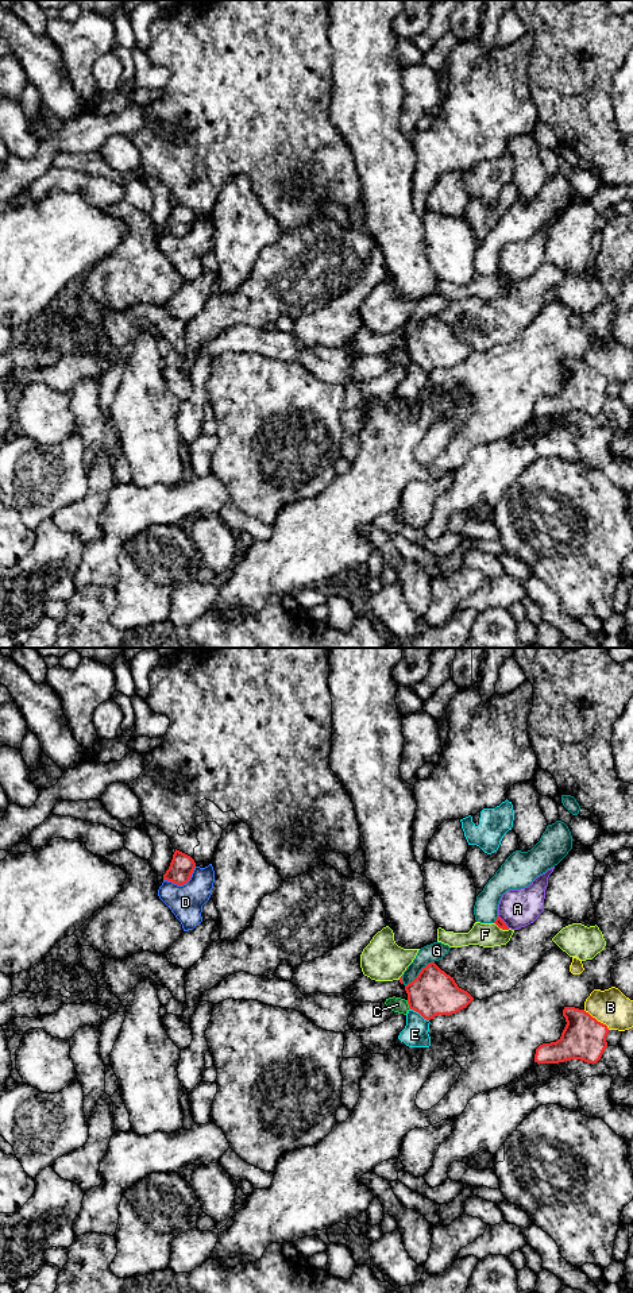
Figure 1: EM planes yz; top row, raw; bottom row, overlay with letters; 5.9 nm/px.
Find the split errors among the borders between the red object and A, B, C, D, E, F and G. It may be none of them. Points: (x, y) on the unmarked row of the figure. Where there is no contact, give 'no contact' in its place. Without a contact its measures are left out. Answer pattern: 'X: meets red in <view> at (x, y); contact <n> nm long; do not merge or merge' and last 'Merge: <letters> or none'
A: meets red in yz at (504, 274); contact 100 nm long; do not merge
B: meets red in yz at (595, 371); contact 200 nm long; do not merge
C: meets red in yz at (408, 355); contact 60 nm long; do not merge
D: meets red in yz at (182, 236); contact 220 nm long; do not merge
E: meets red in yz at (420, 366); contact 130 nm long; do not merge
F: meets red in yz at (502, 281); contact 100 nm long; do not merge
G: meets red in yz at (419, 325); contact 240 nm long; do not merge
Merge: none

